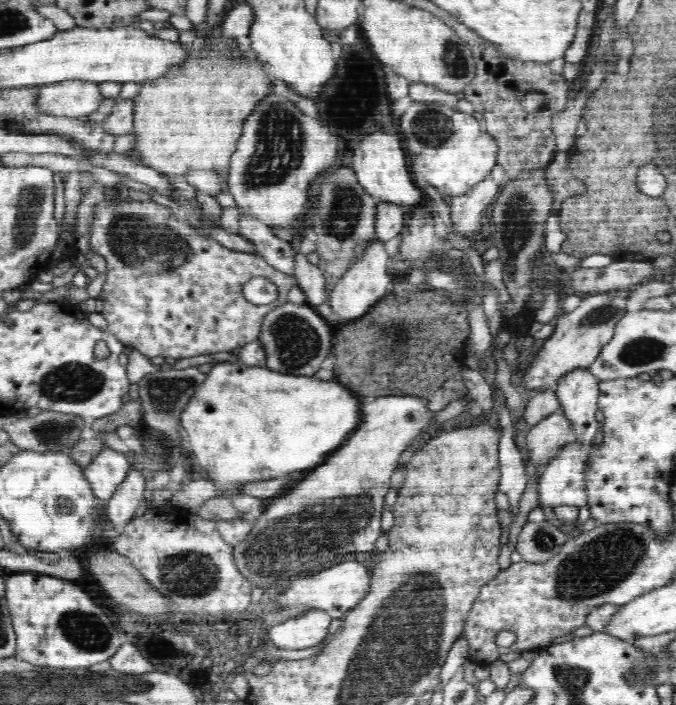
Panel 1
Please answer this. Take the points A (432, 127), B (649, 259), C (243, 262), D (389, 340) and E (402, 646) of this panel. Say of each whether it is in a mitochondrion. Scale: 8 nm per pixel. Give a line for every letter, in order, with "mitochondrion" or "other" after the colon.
A: mitochondrion
B: other
C: other
D: mitochondrion
E: mitochondrion

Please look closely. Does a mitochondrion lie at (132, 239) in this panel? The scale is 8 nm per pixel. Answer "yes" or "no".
yes

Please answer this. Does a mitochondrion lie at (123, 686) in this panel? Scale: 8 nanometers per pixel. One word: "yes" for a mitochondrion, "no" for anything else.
yes

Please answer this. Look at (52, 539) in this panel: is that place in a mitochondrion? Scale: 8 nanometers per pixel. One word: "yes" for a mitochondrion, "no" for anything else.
no

